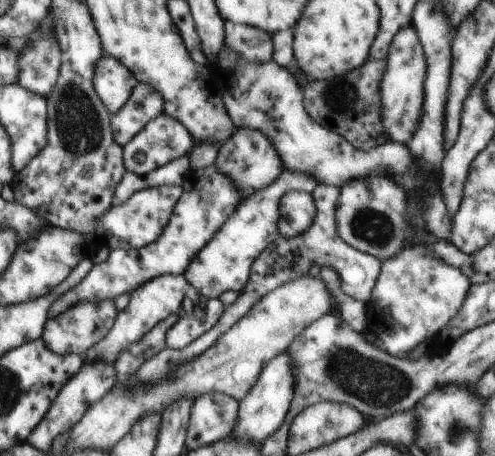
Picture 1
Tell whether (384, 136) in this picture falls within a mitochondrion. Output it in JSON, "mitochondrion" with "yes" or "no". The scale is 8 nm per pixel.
{"mitochondrion":"no"}

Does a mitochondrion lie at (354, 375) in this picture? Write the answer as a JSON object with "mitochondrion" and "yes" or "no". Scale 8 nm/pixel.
{"mitochondrion":"yes"}

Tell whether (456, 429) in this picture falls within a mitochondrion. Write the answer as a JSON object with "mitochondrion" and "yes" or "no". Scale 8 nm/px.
{"mitochondrion":"yes"}

